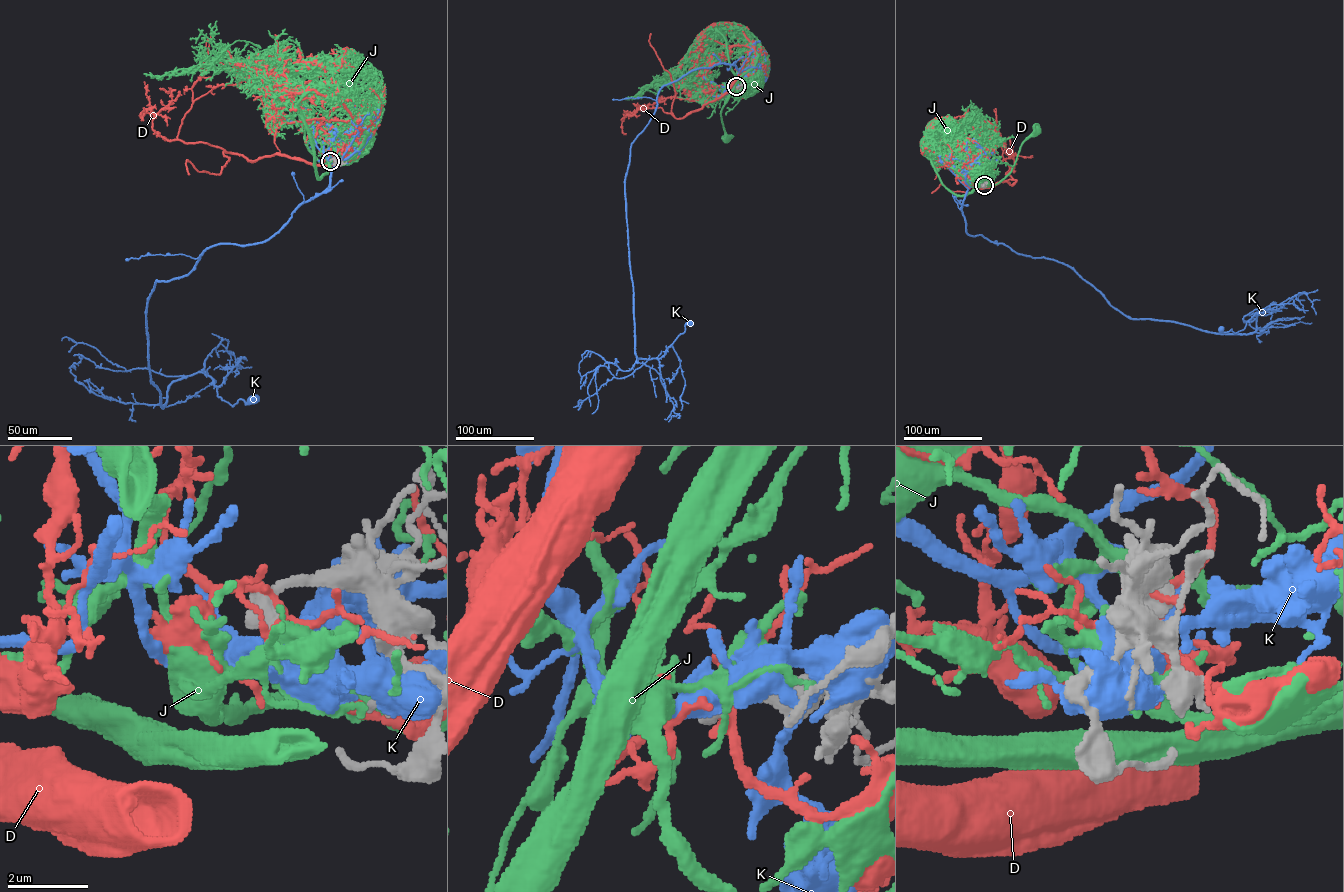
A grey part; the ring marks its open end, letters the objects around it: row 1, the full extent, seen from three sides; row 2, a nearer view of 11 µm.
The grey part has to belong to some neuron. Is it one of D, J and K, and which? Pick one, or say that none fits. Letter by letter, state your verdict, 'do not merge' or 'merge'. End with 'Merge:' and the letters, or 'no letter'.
D: do not merge
J: merge
K: do not merge
Merge: J

